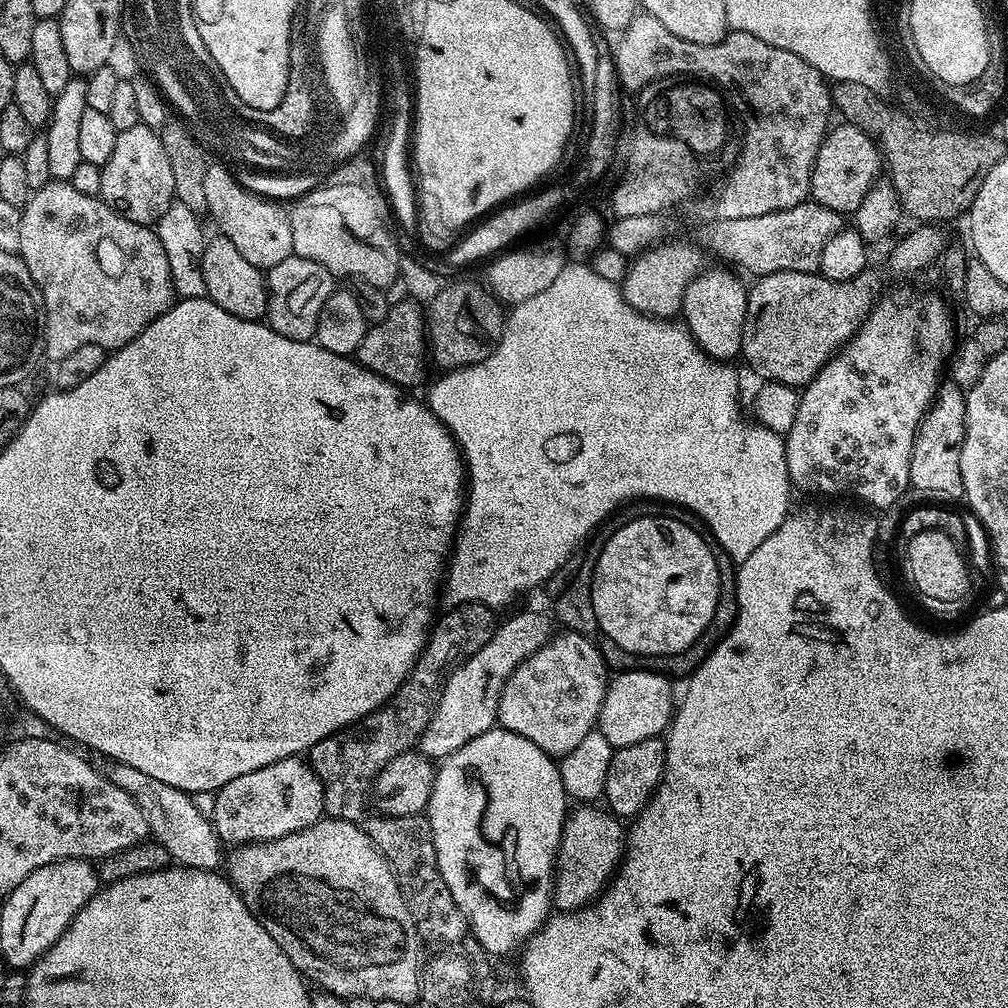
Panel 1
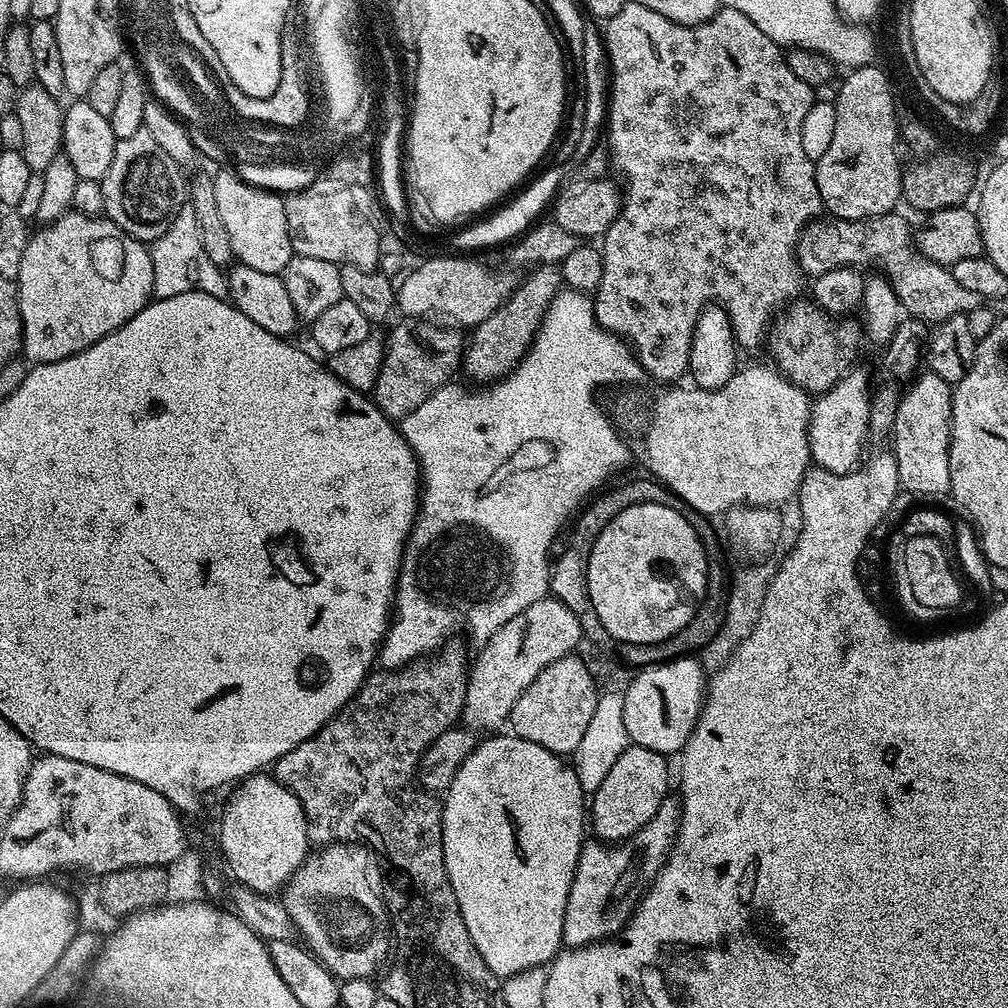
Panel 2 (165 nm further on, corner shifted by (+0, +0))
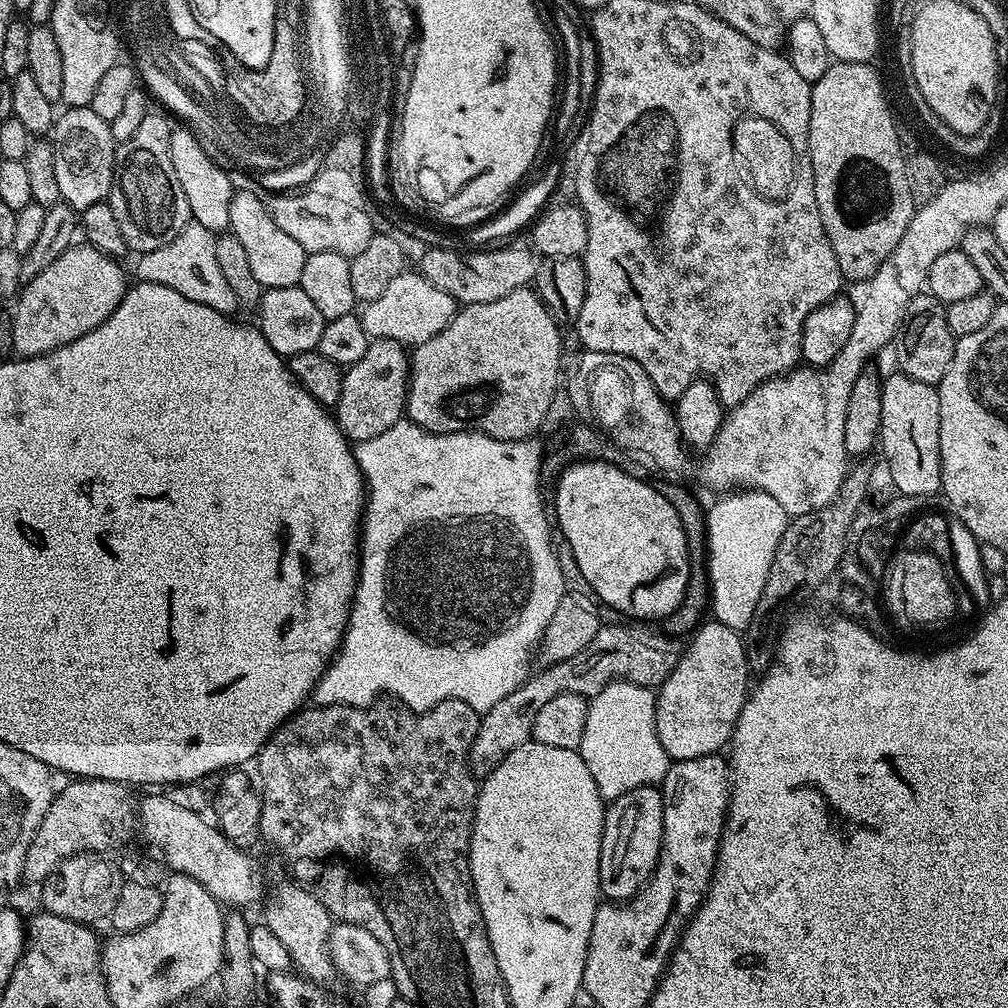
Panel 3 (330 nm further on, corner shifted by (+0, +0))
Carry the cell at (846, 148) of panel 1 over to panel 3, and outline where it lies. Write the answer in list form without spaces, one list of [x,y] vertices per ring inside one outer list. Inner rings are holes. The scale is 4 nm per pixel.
[[[868,62],[829,63],[826,74],[812,84],[810,98],[810,138],[808,149],[812,159],[814,194],[818,198],[818,214],[830,238],[834,258],[838,258],[840,275],[845,281],[865,280],[873,276],[882,262],[902,242],[906,226],[914,211],[911,182],[904,179],[907,166],[903,150],[900,149],[895,124],[889,124],[888,112],[881,97],[886,92],[886,84],[868,65]]]

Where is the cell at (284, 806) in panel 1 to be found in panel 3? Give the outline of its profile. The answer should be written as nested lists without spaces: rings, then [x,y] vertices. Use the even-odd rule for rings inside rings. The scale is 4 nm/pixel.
[[[294,884],[278,885],[265,901],[266,910],[262,918],[267,928],[281,939],[289,951],[295,969],[305,979],[326,982],[334,974],[328,950],[329,934],[334,920],[319,897],[311,891],[308,892]]]

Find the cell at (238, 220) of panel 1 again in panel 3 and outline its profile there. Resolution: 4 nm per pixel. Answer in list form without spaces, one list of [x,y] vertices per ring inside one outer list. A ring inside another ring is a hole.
[[[233,191],[230,202],[231,235],[242,242],[246,255],[250,258],[250,271],[258,278],[261,289],[266,288],[295,288],[302,278],[305,250],[279,228],[278,222],[268,212],[268,205],[263,199],[259,200],[252,192]]]

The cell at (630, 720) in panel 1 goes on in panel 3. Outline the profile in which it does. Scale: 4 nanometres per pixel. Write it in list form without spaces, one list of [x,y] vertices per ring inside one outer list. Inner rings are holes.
[[[712,618],[701,624],[688,642],[680,655],[680,663],[656,692],[656,732],[664,743],[666,754],[673,761],[717,755],[721,751],[720,747],[723,744],[725,747],[731,741],[732,731],[736,728],[750,691],[750,657],[745,648],[745,637],[737,629]]]

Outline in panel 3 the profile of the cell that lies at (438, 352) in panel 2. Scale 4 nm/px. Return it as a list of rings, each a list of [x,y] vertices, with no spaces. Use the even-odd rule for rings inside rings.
[[[372,340],[366,354],[362,354],[358,362],[347,365],[342,394],[334,405],[334,415],[349,441],[378,438],[378,434],[390,430],[400,421],[408,406],[409,375],[409,349],[393,340]]]

